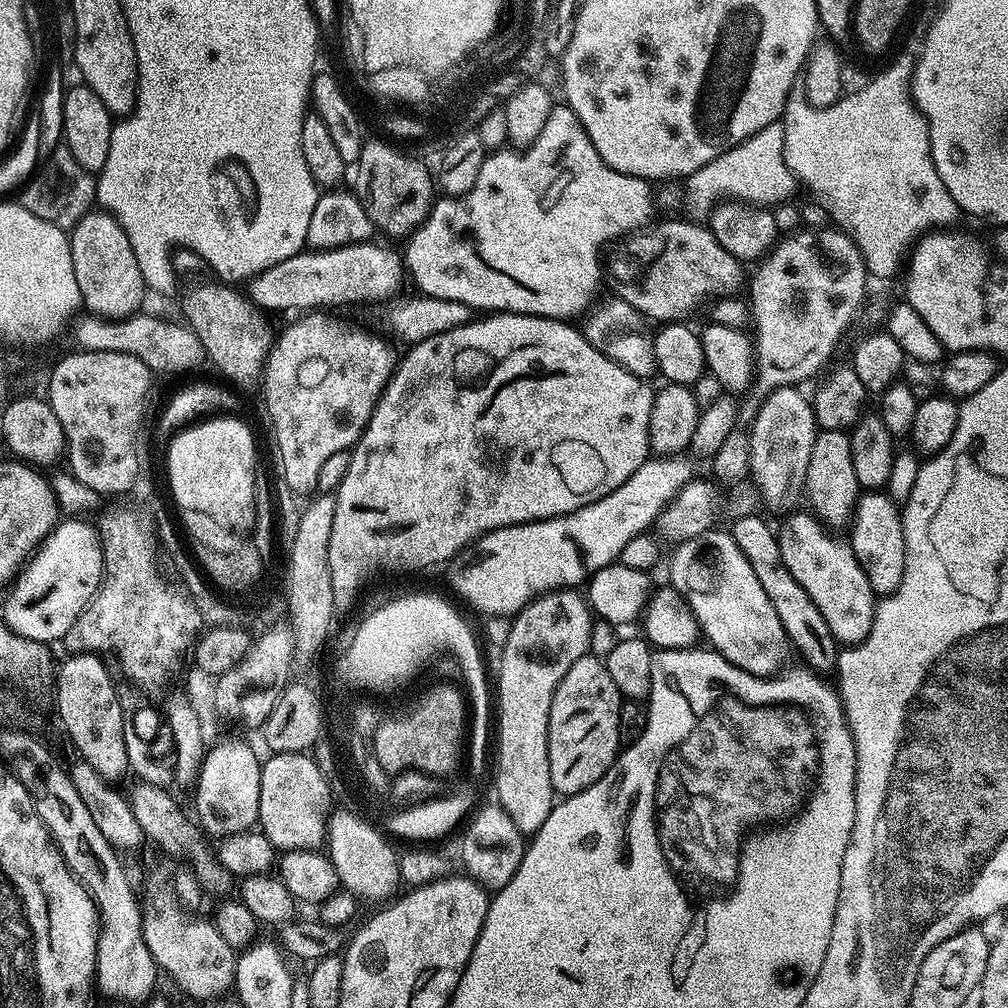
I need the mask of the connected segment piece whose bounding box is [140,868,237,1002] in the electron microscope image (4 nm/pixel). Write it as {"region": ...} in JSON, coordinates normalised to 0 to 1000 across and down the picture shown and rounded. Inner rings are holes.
{"region":[[[163,861],[148,862],[139,885],[142,934],[149,942],[156,959],[169,966],[176,978],[188,989],[205,994],[221,989],[233,977],[234,972],[234,942],[223,935],[211,914],[190,909],[182,899],[177,881]]]}

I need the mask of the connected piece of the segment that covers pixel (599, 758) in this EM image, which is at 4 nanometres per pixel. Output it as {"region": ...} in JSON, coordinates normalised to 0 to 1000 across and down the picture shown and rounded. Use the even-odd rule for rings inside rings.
{"region":[[[590,650],[578,652],[557,677],[546,704],[544,755],[549,787],[568,790],[601,768],[617,742],[615,700],[617,691],[600,660]]]}

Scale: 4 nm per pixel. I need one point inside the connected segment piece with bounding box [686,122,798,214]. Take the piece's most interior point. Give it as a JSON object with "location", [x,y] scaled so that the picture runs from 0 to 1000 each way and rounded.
{"location":[748,170]}

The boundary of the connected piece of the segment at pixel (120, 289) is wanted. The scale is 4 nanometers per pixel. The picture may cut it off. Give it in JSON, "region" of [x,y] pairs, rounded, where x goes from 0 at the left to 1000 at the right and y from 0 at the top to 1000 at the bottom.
{"region":[[[86,210],[70,226],[67,243],[73,260],[73,276],[77,279],[79,301],[90,313],[122,317],[140,309],[139,301],[145,291],[141,268],[137,268],[137,259],[133,256],[133,247],[129,245],[129,236],[125,236],[125,228],[117,224],[108,210]]]}

